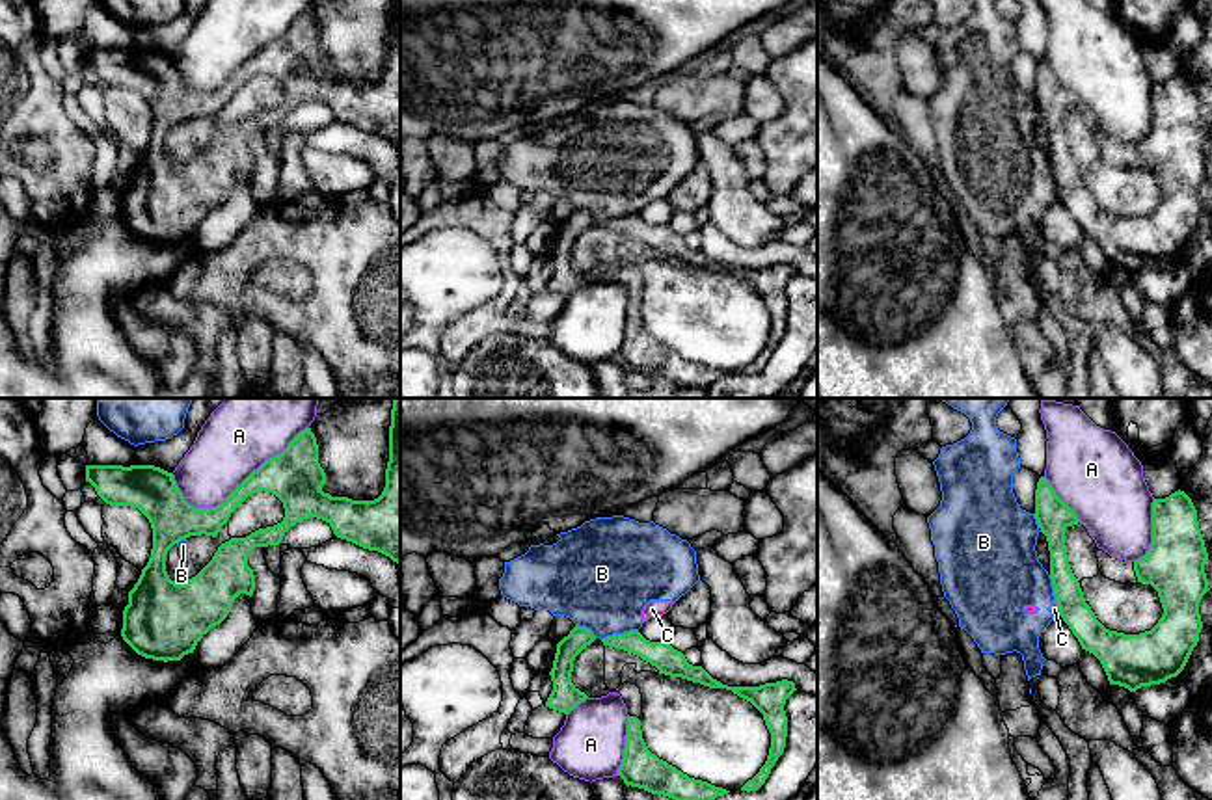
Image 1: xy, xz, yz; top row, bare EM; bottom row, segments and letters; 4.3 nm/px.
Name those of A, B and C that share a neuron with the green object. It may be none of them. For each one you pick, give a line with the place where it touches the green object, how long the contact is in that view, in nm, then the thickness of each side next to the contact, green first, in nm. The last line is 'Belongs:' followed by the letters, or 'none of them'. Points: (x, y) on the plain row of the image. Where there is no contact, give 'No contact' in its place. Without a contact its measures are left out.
Belongs: none of them

